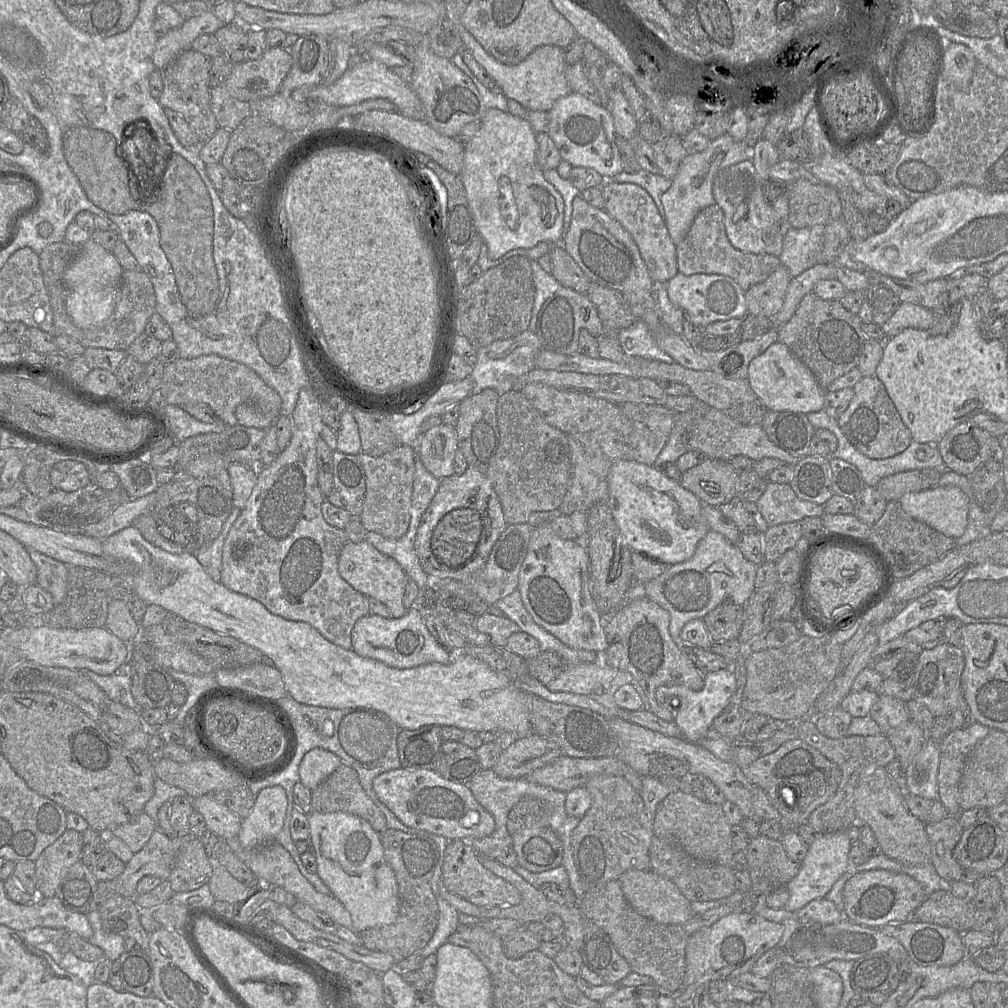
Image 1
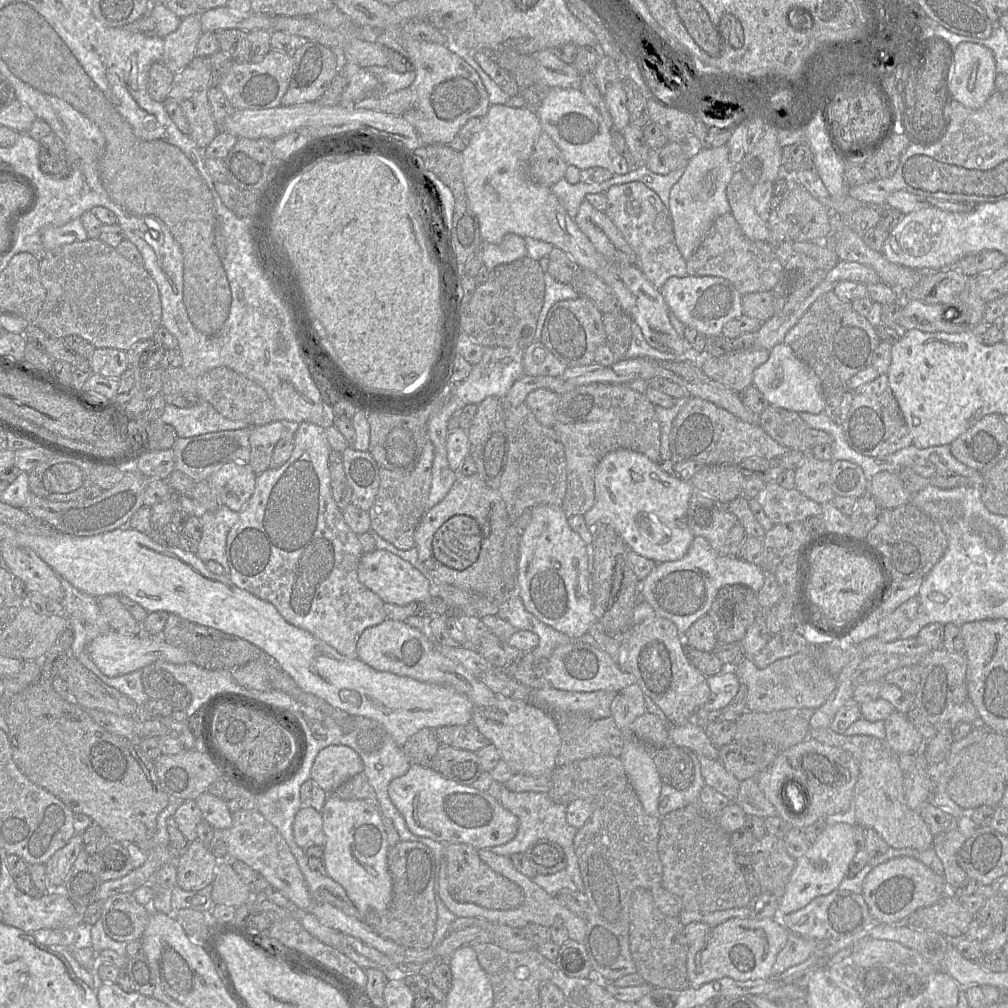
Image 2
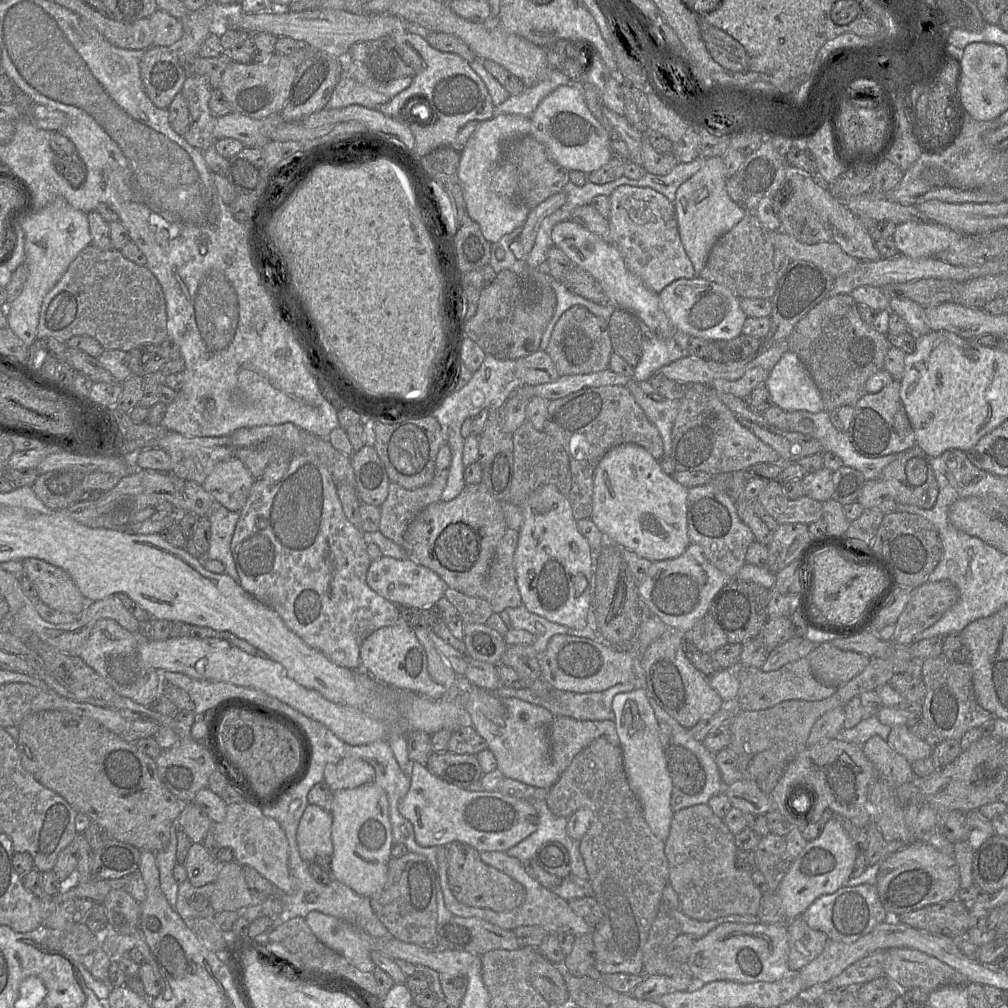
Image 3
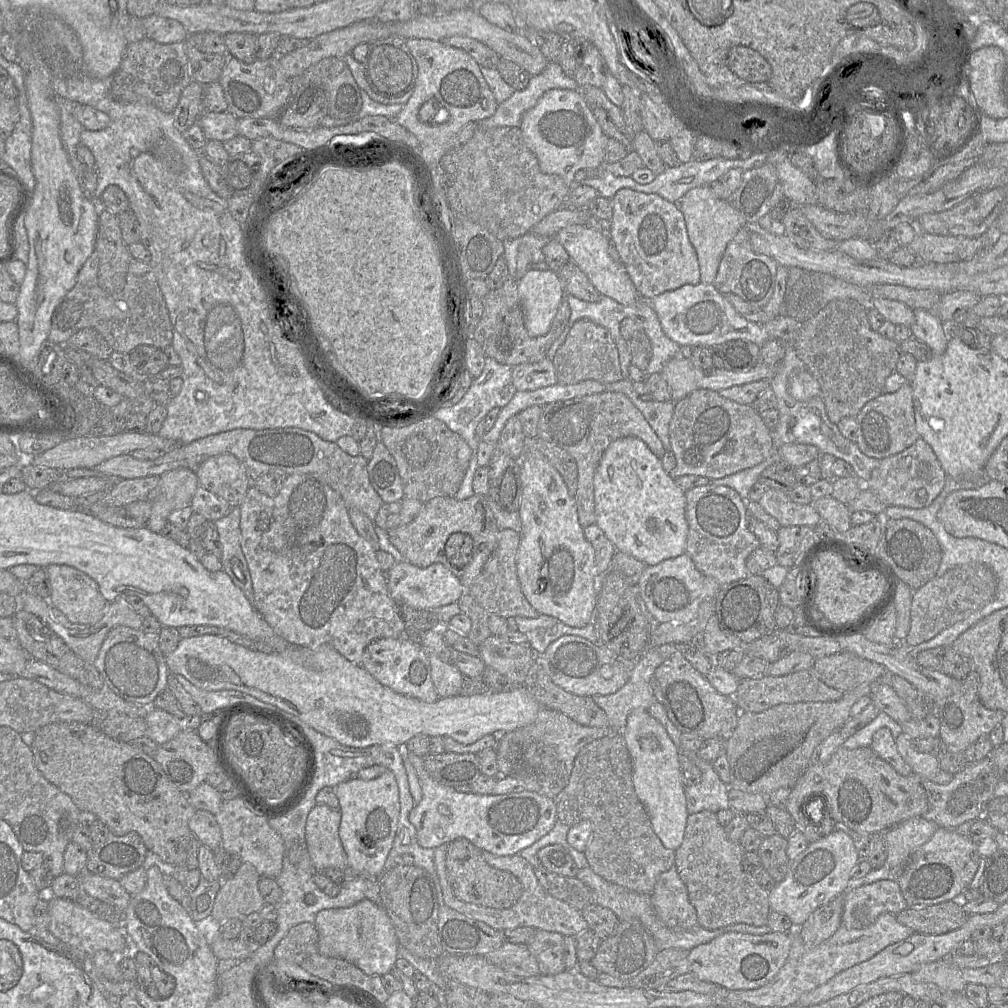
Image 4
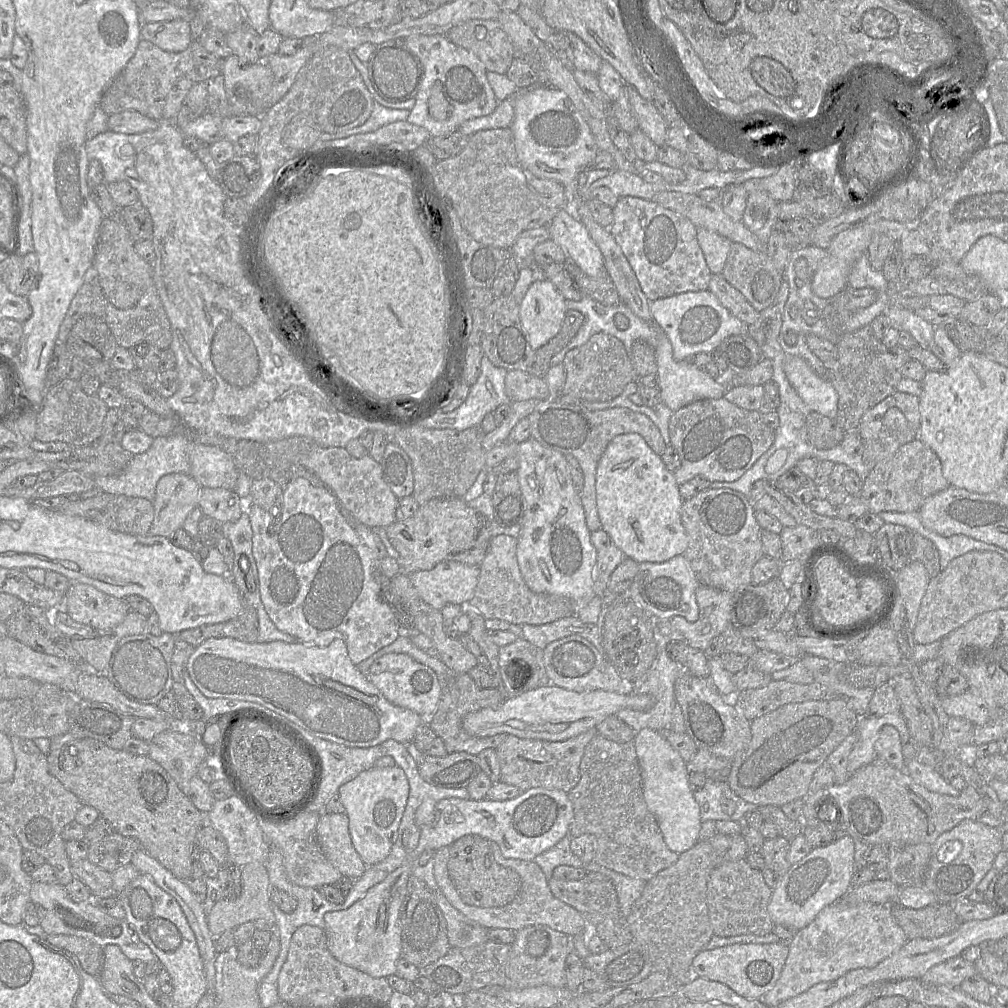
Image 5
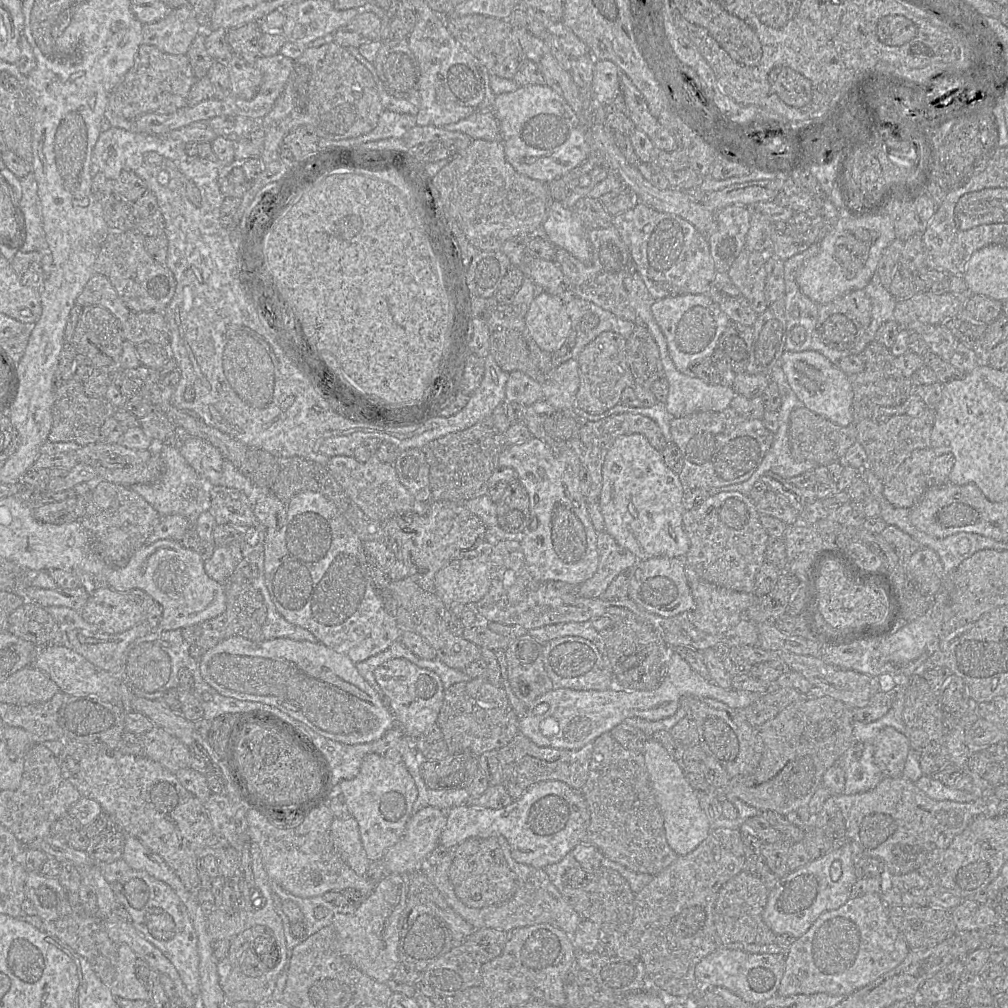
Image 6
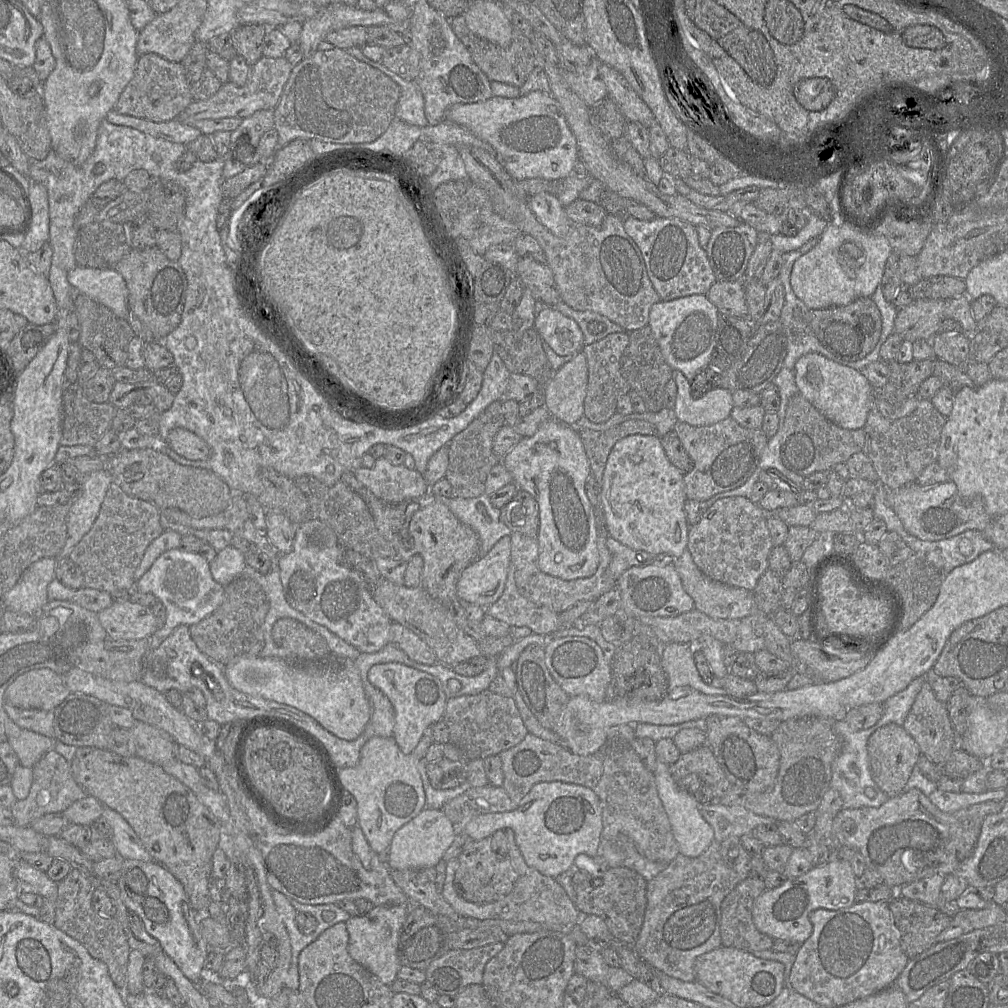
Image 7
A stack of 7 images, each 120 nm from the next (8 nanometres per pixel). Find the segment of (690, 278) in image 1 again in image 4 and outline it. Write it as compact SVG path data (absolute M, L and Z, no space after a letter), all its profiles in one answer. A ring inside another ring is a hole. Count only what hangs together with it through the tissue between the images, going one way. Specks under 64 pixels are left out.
M686 284L657 295L649 303L664 333L679 346L711 348L727 341L742 339L761 347L769 340L762 324L750 322L740 315L713 284Z

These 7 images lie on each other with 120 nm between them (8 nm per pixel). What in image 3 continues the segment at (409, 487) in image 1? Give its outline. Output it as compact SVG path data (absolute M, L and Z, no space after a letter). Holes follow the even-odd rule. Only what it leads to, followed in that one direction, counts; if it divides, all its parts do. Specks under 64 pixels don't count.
M444 444L437 453L435 475L428 485L415 490L407 490L394 482L390 482L388 496L382 506L380 506L379 531L386 538L393 541L396 545L403 547L405 532L415 517L427 506L441 499L442 492L447 483L450 464L451 450L447 444Z

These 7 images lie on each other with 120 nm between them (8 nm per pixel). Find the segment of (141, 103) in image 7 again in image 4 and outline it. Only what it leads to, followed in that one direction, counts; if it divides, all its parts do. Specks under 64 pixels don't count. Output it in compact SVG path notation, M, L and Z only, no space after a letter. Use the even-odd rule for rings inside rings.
M151 39L128 44L121 65L112 76L110 93L114 100L121 103L149 102L165 113L176 108L182 91L192 82L184 42L160 44Z

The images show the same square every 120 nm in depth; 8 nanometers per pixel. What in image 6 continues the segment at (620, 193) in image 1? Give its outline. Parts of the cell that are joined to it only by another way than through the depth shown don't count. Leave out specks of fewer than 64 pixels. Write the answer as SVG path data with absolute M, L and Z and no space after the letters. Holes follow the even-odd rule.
M637 202L634 208L614 216L613 226L628 246L636 270L653 300L708 294L716 269L707 236L691 223L675 214L659 212Z

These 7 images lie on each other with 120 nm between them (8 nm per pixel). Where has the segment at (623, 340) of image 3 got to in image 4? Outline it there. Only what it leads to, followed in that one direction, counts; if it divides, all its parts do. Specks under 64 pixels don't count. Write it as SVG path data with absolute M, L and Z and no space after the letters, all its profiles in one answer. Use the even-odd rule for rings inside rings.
M630 315L620 322L620 333L631 353L632 365L644 371L652 354L650 341L644 331L644 321L641 317Z

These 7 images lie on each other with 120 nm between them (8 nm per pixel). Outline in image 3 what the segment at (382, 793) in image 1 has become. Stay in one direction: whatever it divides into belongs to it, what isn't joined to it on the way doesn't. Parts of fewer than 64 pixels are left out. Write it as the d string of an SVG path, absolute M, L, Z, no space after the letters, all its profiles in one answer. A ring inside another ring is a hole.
M413 762L410 787L398 810L413 825L416 842L423 847L462 842L481 851L506 852L537 828L538 816L528 799L505 795L499 790L472 792L437 777L426 765Z

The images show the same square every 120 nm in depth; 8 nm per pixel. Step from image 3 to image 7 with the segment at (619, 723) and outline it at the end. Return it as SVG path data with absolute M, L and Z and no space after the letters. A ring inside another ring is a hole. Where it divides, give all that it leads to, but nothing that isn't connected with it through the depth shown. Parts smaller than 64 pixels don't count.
M657 760L653 774L658 795L668 815L672 833L678 843L680 853L692 858L698 857L714 840L714 829L702 816L700 811L701 805L694 795L681 788L679 783L673 778L669 767L670 765Z

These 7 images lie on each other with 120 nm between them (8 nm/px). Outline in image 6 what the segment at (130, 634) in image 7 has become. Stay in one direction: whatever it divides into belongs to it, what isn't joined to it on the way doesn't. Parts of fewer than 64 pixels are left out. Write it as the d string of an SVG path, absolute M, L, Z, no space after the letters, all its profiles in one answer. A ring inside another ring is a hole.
M106 585L90 587L90 596L80 614L101 632L122 633L145 620L146 613L126 593L117 592Z

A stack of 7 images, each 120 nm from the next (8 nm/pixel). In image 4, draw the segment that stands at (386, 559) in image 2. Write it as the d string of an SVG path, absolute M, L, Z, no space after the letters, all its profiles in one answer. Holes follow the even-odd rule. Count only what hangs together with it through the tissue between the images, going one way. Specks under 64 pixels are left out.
M407 561L397 562L386 572L390 596L398 604L405 604L417 610L436 610L442 606L456 603L466 592L459 579L441 563L421 568Z

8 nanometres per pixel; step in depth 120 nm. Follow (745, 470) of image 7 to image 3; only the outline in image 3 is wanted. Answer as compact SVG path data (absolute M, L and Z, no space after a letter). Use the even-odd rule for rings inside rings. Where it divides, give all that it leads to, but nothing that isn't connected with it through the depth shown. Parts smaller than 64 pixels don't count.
M687 384L685 395L680 399L679 411L672 429L672 450L676 472L678 471L704 471L711 476L746 471L752 465L766 462L779 462L779 454L760 440L747 427L743 426L731 410L718 398L711 385Z

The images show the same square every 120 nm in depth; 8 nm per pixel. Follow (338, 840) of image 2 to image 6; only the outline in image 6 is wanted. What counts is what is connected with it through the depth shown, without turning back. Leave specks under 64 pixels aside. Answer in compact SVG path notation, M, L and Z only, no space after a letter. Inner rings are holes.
M377 753L366 755L358 775L342 780L337 792L343 795L351 816L358 823L360 839L371 862L382 859L387 849L400 840L418 795L414 779L403 762L390 761Z

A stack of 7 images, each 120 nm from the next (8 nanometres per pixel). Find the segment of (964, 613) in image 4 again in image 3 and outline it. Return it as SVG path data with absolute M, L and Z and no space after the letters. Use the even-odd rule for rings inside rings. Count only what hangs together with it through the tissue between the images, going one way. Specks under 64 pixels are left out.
M948 580L927 581L911 590L910 600L894 624L893 641L910 646L914 637L939 621L958 598L958 588Z

